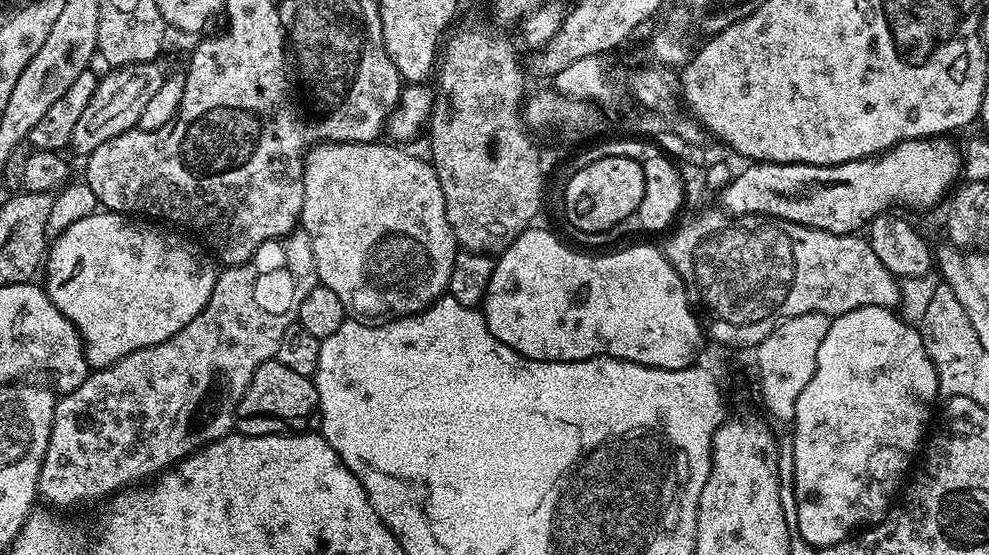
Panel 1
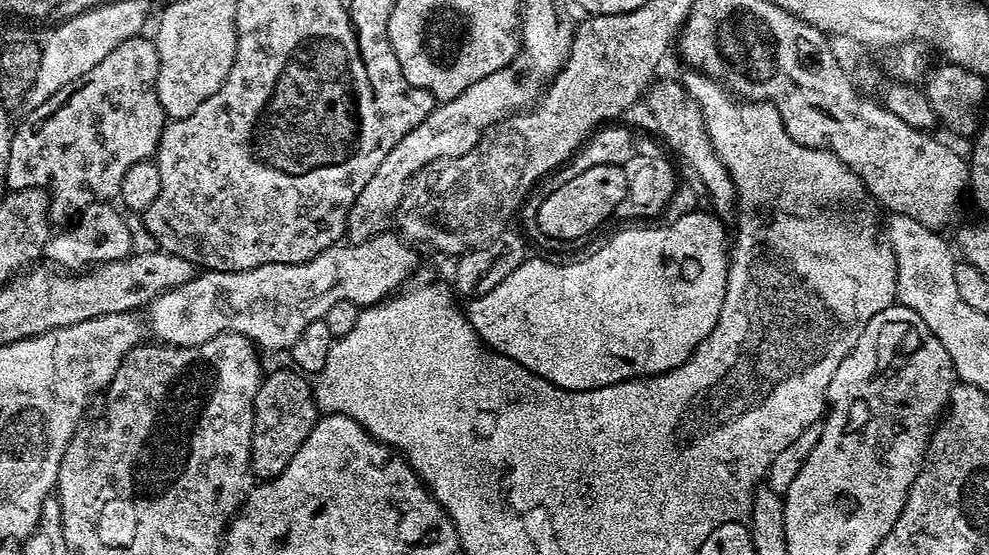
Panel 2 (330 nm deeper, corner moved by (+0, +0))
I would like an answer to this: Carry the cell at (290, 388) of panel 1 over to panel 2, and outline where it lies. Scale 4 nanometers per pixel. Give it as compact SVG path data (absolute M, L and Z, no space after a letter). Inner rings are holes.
M291 371L272 372L269 376L267 373L260 381L256 401L252 403L252 462L250 472L260 482L272 480L278 474L282 474L282 470L286 470L286 466L290 466L290 458L294 458L294 454L298 454L298 446L302 446L302 442L306 442L310 430L316 425L318 419L313 385L307 384L304 381L307 379L299 371Z

